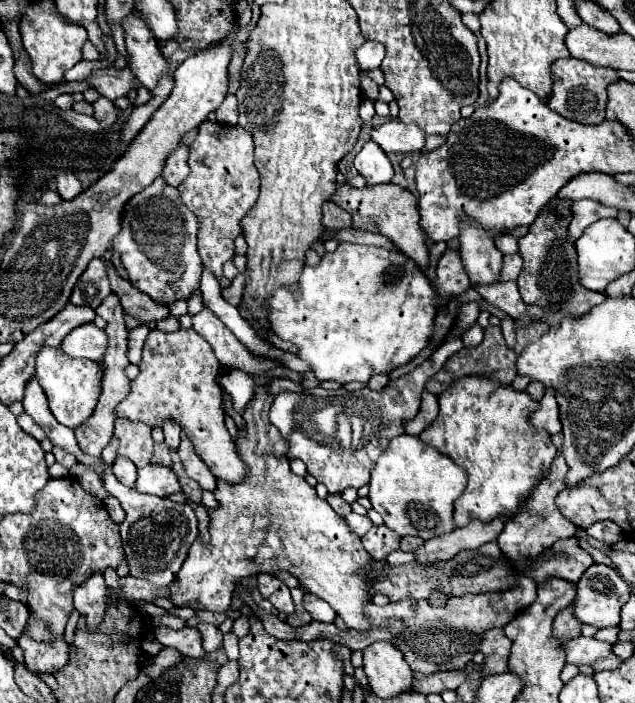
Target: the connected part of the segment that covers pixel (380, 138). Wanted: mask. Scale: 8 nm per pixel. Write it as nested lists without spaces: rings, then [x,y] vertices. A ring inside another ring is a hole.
[[[390,120],[378,128],[372,130],[372,140],[384,150],[384,152],[422,152],[426,144],[426,134],[420,130],[416,122],[402,122],[402,120]]]

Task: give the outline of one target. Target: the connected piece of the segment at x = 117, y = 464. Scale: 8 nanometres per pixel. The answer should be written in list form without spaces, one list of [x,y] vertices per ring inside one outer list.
[[[118,456],[114,460],[114,466],[112,466],[116,478],[126,484],[126,486],[132,486],[136,482],[136,466],[132,464],[132,460],[128,460],[126,456]]]

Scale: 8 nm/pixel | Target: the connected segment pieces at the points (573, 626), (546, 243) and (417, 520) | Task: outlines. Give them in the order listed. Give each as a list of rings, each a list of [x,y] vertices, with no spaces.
[[[566,606],[558,612],[556,620],[554,620],[554,636],[558,638],[560,646],[564,646],[564,642],[578,638],[582,634],[582,622],[574,616],[574,606]]]
[[[554,198],[552,204],[560,214],[558,224],[548,228],[544,222],[532,222],[528,236],[520,238],[520,256],[524,258],[524,268],[516,284],[526,304],[538,304],[542,308],[556,308],[556,304],[566,304],[566,308],[572,308],[572,314],[582,316],[588,312],[588,308],[600,304],[604,296],[600,292],[584,290],[578,282],[576,250],[572,244],[568,244],[568,240],[564,240],[564,236],[568,236],[566,226],[570,224],[570,202]]]
[[[400,434],[390,440],[372,468],[370,502],[384,518],[384,524],[400,536],[420,536],[424,540],[446,534],[454,528],[452,504],[464,492],[464,470],[418,436]]]

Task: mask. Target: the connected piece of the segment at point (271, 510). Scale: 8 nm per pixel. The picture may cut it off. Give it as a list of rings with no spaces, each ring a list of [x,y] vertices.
[[[254,378],[256,380],[256,394],[254,400],[246,406],[244,410],[244,420],[248,432],[242,434],[238,432],[236,440],[236,450],[244,458],[244,462],[250,466],[248,480],[240,484],[218,484],[214,490],[216,500],[220,506],[216,510],[210,510],[210,542],[204,544],[202,540],[196,540],[188,552],[188,558],[184,560],[180,572],[178,572],[178,582],[172,584],[172,602],[176,606],[192,606],[194,610],[212,610],[212,612],[226,612],[232,600],[234,584],[236,580],[244,576],[252,576],[258,572],[276,572],[276,570],[288,570],[292,576],[296,576],[308,592],[320,596],[326,600],[336,614],[346,622],[348,628],[366,632],[372,628],[364,606],[372,600],[372,584],[374,584],[374,574],[368,568],[372,562],[372,556],[364,552],[360,538],[350,532],[350,528],[344,524],[344,518],[336,516],[336,512],[330,508],[326,500],[320,500],[316,496],[316,490],[300,476],[292,474],[286,452],[288,452],[288,442],[282,440],[278,428],[274,428],[268,422],[268,412],[272,398],[266,392],[266,384],[270,378]]]

